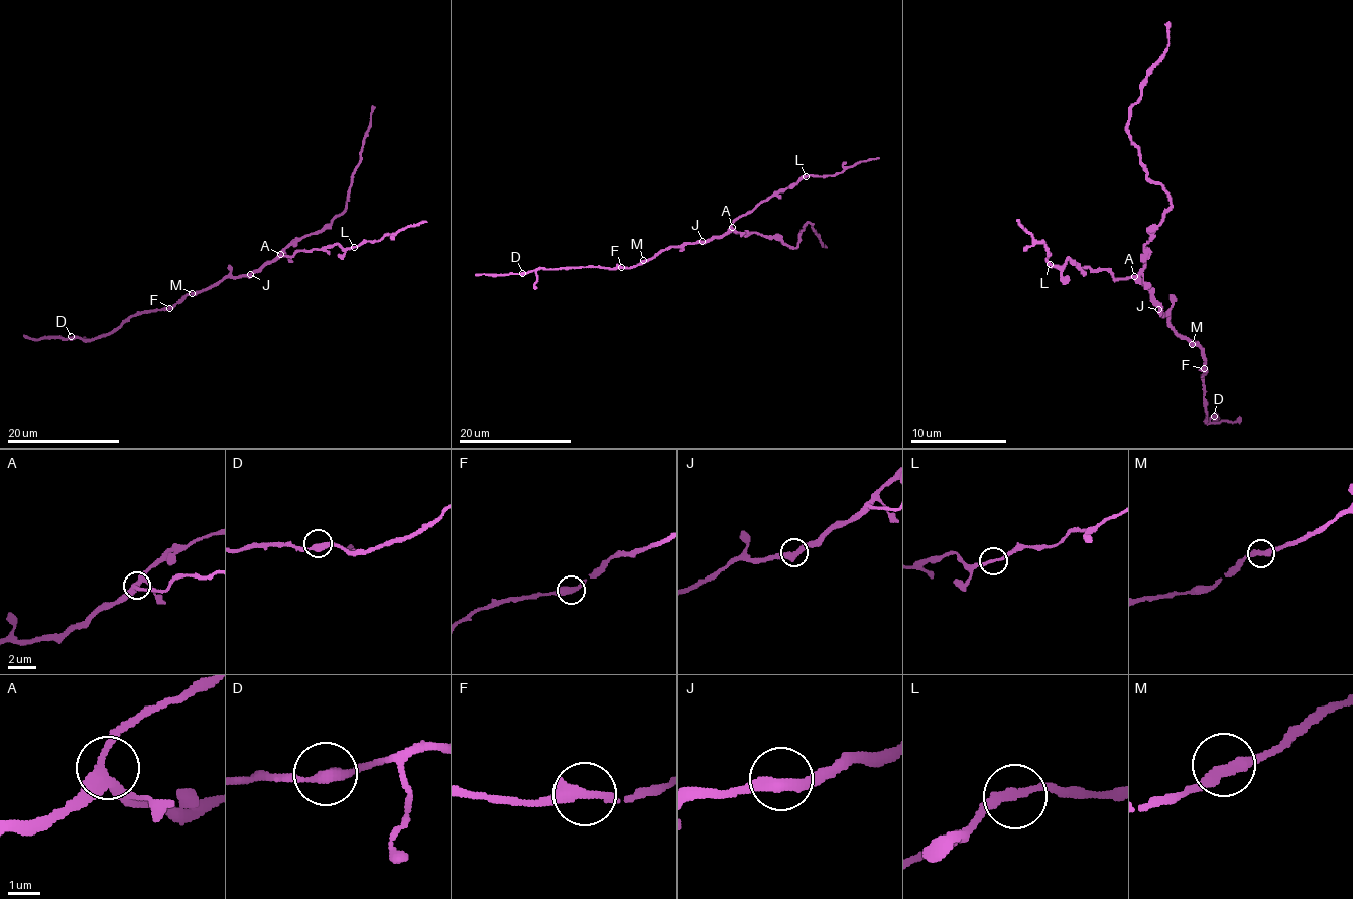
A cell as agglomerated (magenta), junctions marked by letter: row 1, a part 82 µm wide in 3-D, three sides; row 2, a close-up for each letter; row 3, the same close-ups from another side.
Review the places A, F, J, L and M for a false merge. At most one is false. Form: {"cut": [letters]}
{"cut": []}

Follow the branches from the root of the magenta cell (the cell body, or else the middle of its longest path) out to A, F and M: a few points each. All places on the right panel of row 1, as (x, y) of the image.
A: (1160, 312), (1153, 295), (1134, 276)
F: (1160, 312), (1167, 314), (1167, 322), (1183, 337), (1202, 349), (1204, 368)
M: (1160, 312), (1167, 314), (1167, 322), (1192, 344)

